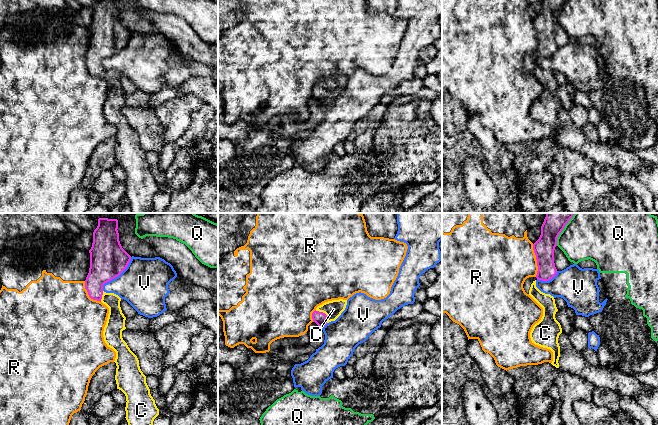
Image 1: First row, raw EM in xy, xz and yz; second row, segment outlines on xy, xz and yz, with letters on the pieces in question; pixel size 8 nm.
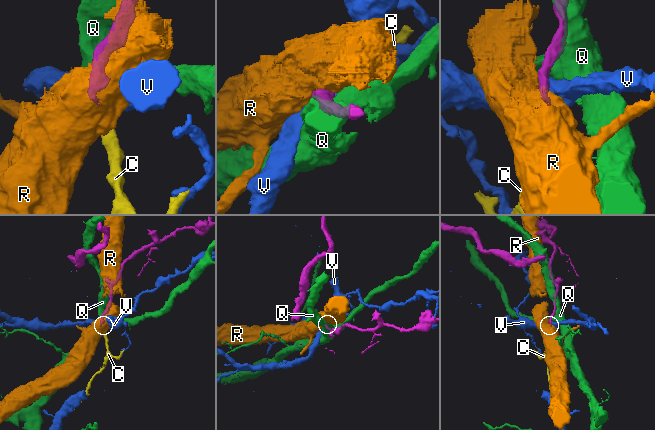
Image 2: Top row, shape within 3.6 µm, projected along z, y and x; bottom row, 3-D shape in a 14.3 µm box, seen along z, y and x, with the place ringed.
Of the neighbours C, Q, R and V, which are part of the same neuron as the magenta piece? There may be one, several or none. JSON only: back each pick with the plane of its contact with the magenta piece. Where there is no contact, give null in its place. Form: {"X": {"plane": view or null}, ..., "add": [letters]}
{"C": {"plane": "xz"}, "add": ["C"]}

